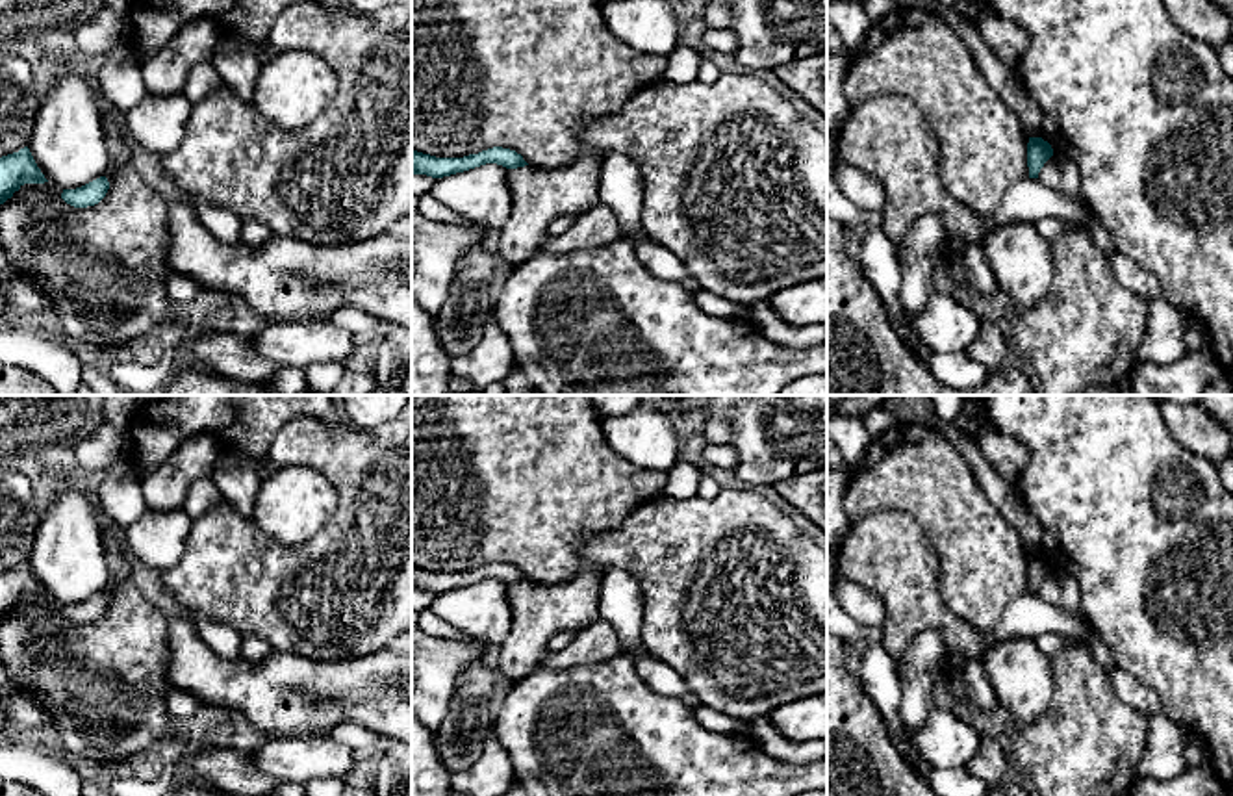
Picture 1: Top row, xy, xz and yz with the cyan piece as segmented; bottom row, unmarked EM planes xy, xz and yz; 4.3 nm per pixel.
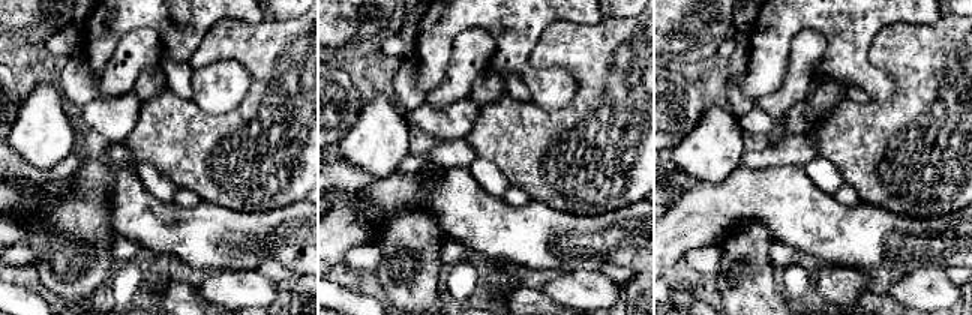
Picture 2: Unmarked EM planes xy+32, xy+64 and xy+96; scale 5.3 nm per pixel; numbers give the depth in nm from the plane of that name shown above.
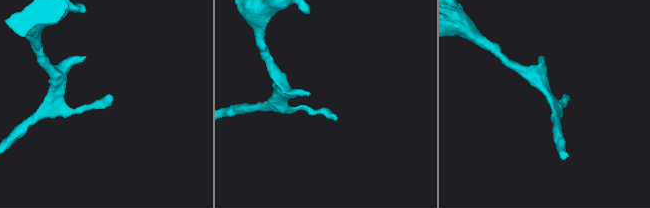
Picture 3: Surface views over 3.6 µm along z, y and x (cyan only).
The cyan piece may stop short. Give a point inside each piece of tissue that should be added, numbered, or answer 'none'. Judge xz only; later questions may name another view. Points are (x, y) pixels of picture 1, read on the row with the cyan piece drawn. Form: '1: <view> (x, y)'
none

